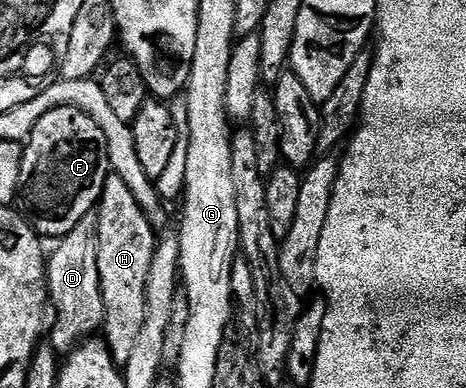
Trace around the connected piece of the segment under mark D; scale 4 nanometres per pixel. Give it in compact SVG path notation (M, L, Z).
M98 215L81 218L73 231L56 243L59 245L56 246L55 253L50 253L47 262L47 294L53 309L49 343L60 354L74 352L84 340L92 339L103 327L105 302L101 290L101 274L97 266L98 225Z

